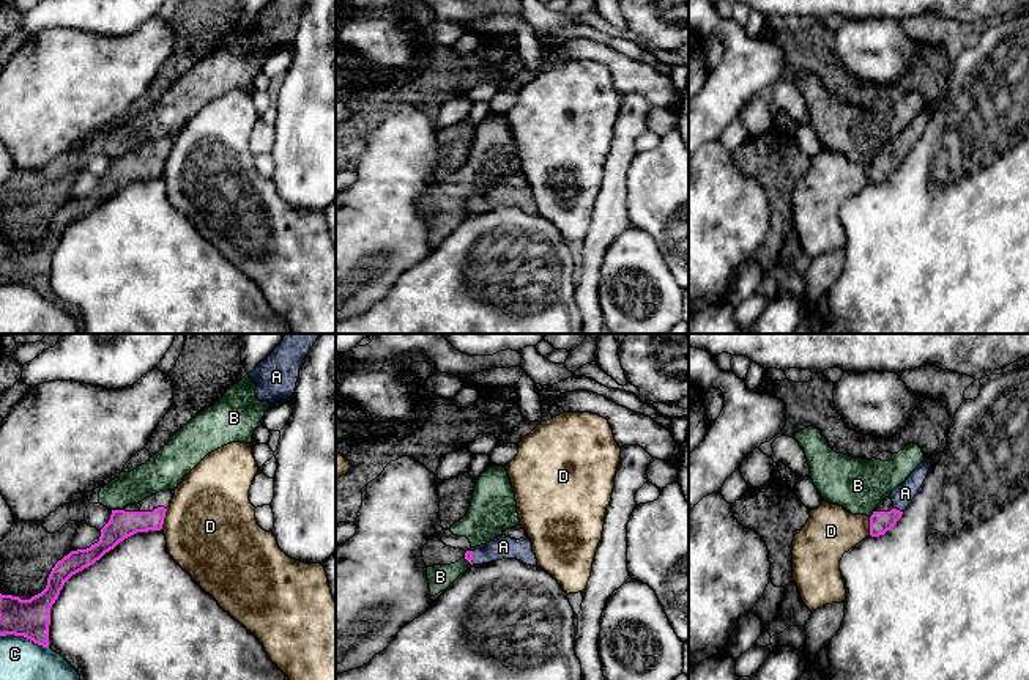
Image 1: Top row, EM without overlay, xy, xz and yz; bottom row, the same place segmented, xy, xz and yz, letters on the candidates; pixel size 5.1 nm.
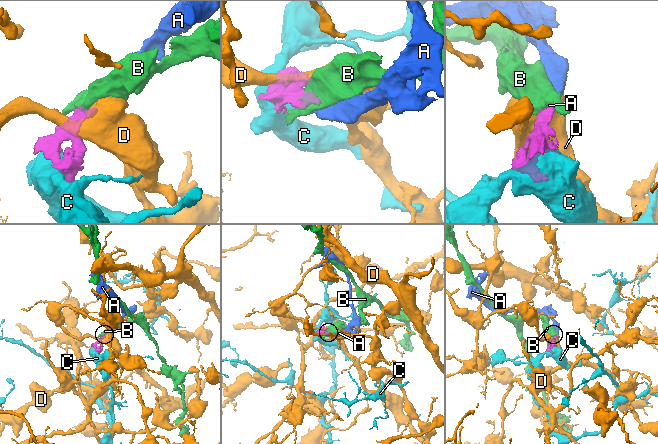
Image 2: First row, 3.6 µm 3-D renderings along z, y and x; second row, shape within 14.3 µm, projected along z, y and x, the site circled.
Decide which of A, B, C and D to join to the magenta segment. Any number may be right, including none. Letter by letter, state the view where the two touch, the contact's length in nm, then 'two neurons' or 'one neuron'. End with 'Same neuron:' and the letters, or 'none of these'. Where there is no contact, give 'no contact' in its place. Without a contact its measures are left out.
A: contact in yz; length 50 nm; one neuron
B: contact in xy; length 60 nm; two neurons
C: contact in xy; length 260 nm; two neurons
D: contact in xy; length 120 nm; two neurons
Same neuron: A

